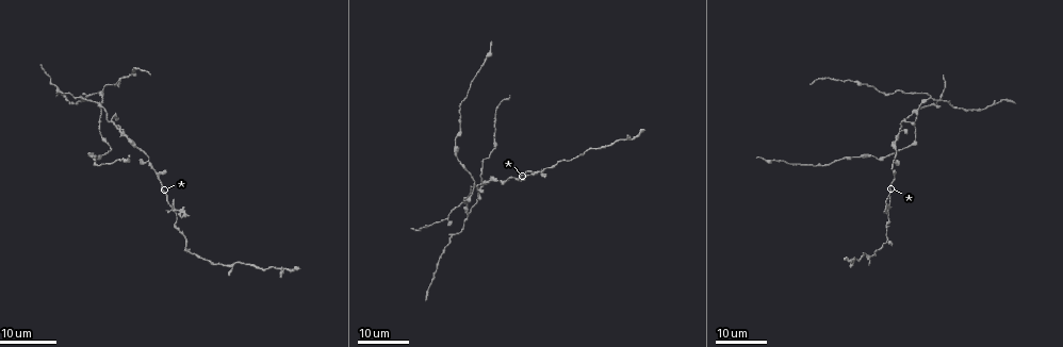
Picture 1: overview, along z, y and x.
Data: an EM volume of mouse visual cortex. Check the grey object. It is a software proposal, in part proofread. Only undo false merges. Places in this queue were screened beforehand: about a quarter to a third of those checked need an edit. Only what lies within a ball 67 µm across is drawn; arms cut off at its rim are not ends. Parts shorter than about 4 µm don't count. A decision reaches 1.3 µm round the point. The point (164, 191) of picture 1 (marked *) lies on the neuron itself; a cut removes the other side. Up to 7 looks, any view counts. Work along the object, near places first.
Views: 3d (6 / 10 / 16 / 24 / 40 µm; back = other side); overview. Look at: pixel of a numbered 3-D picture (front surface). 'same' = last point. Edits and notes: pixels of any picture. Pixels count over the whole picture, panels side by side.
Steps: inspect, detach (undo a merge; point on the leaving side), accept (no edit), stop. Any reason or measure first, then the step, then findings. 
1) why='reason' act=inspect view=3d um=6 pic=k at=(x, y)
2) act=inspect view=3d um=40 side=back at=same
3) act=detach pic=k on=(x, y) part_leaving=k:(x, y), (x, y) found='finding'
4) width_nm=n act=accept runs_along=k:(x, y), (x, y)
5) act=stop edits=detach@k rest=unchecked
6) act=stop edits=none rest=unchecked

why='calibre changes' act=inspect view=3d um=24 pic=1 at=(174, 212)

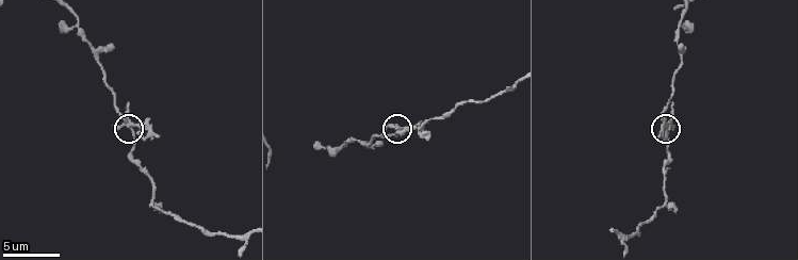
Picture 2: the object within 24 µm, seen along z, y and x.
why='closer look' act=inspect view=3d um=6 pic=2 at=(130, 127)

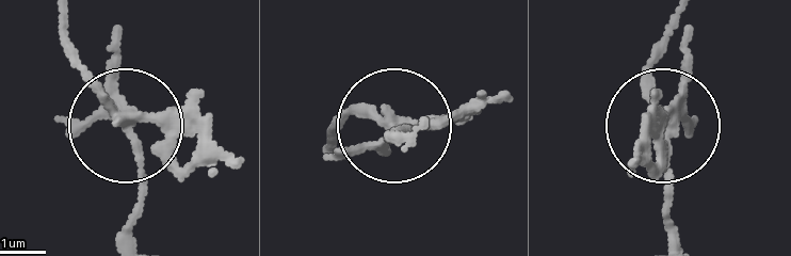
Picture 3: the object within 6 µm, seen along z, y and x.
arms=5 act=detach pic=3 on=(66, 136) part_leaving=3:(135, 115), (200, 131), (236, 154) found='a second neuron is stuck on'

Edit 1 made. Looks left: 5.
why='narrows sharply' act=inspect view=3d um=10 pic=2 at=(359, 142)

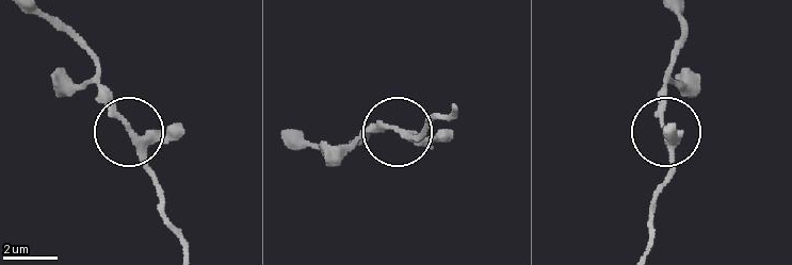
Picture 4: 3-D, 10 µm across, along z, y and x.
arms=3 act=accept found='all the same neuron'

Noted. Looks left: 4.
why='looks like a crossing' act=inspect view=3d um=16 pic=1 at=(100, 108)

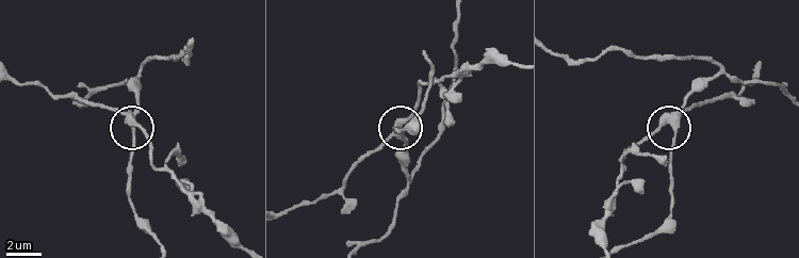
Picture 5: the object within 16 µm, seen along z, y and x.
act=inspect view=3d um=10 pic=5 at=(673, 125)

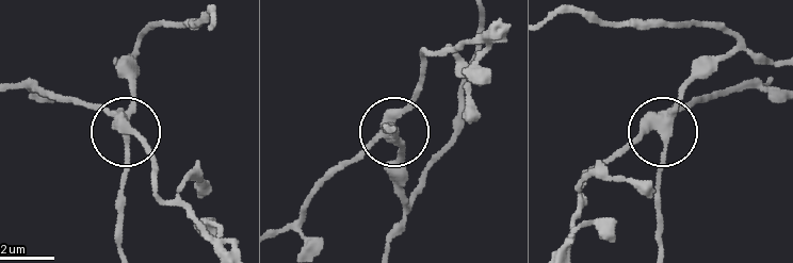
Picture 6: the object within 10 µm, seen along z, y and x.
act=inspect view=3d um=6 pic=6 at=(668, 130)

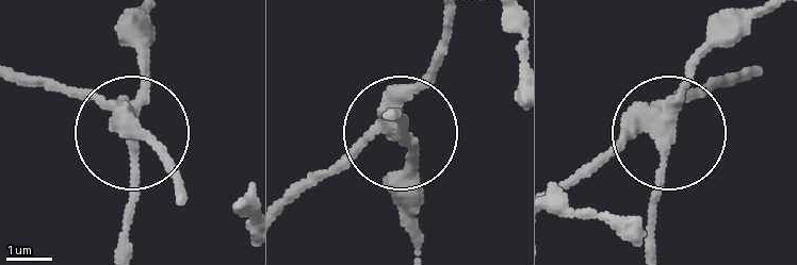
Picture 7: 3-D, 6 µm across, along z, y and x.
act=detach pic=7 on=(137, 187) part_leaving=7:(672, 126), (649, 248) found='two neurons meet here'

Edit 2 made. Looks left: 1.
act=stop edits=detach@3,detach@7 rest=unchecked

